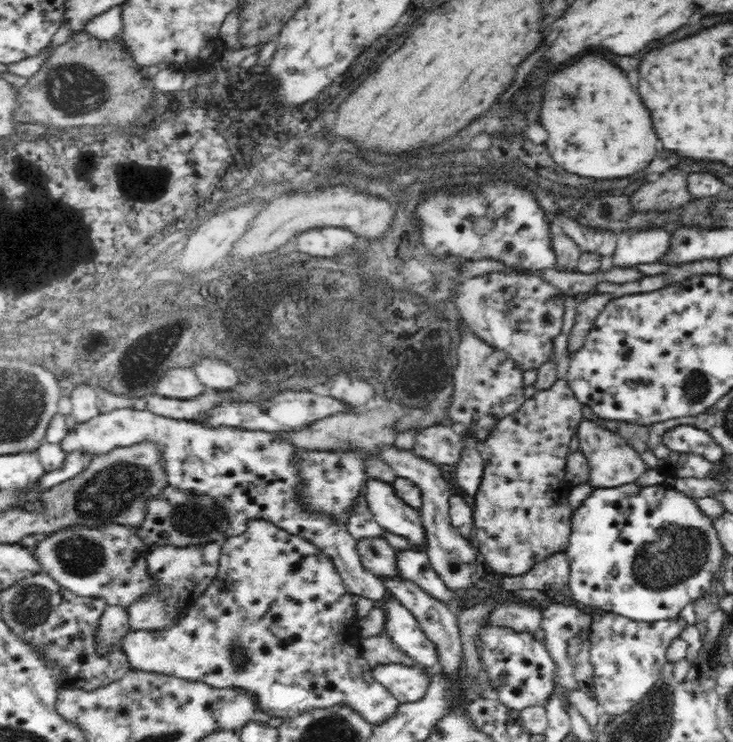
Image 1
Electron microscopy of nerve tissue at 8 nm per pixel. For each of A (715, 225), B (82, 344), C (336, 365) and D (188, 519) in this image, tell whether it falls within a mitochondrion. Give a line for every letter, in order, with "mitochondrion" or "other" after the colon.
A: other
B: other
C: mitochondrion
D: mitochondrion

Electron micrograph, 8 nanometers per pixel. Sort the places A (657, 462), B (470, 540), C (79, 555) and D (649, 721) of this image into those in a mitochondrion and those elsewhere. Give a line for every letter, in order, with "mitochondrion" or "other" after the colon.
A: other
B: other
C: mitochondrion
D: mitochondrion

